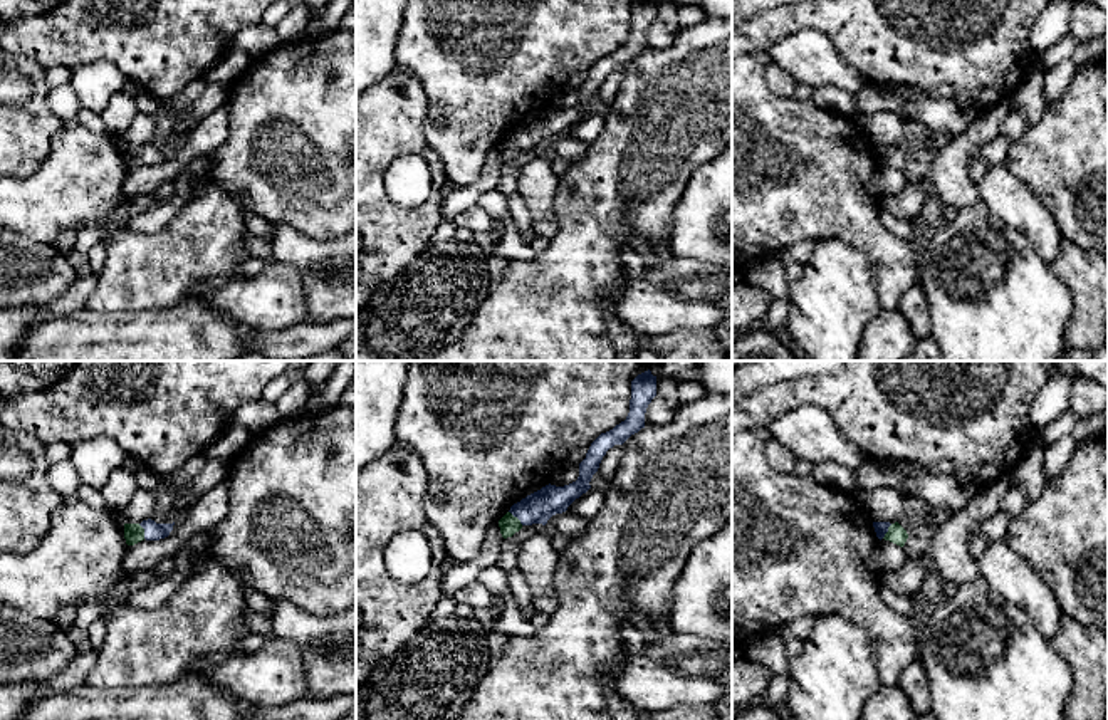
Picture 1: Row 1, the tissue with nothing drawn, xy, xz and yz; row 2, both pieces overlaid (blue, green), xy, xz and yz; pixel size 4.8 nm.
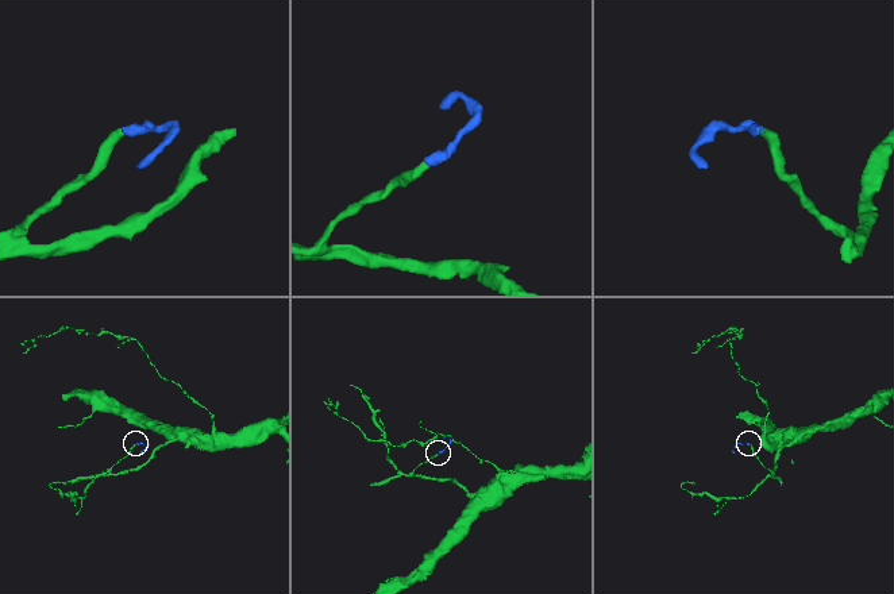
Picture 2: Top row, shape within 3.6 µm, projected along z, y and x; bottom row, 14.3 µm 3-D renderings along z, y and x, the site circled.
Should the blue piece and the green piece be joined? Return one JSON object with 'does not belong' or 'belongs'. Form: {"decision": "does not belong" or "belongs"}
{"decision": "belongs"}

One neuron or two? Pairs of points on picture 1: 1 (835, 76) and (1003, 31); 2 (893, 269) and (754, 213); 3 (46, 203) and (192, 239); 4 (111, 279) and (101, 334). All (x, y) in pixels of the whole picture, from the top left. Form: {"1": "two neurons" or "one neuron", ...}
{"1": "two neurons", "2": "one neuron", "3": "one neuron", "4": "two neurons"}

